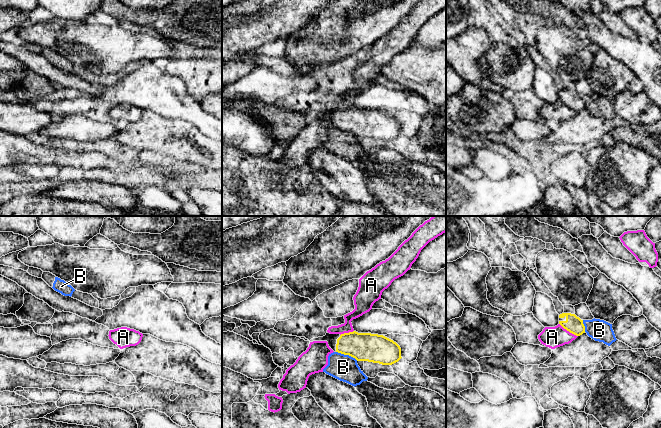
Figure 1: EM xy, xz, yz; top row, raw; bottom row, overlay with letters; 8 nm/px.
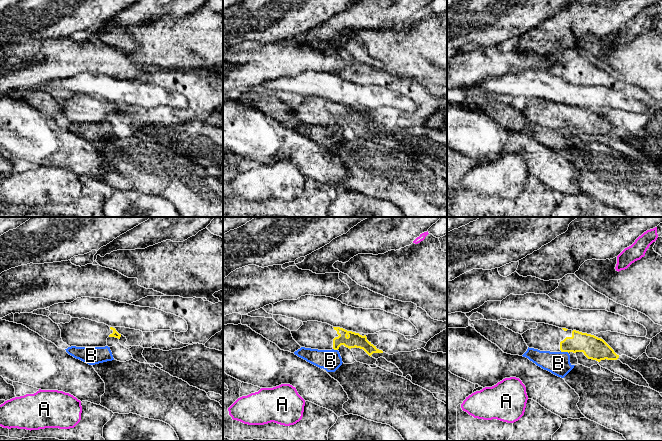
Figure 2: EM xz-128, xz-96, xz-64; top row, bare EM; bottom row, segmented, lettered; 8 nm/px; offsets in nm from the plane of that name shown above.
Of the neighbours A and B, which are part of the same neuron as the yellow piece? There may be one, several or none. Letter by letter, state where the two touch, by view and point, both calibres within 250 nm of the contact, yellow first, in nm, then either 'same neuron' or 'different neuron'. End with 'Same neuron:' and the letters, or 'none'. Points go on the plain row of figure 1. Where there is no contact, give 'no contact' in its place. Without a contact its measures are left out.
A: contact yz (568, 106); calibres 140 and 170 nm; different neuron
B: contact xz (347, 130); calibres 220 and 200 nm; different neuron
Same neuron: none

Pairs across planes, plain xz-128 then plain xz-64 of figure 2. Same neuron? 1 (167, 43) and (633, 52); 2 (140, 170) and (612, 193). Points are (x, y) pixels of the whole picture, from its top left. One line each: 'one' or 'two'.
1: one
2: one

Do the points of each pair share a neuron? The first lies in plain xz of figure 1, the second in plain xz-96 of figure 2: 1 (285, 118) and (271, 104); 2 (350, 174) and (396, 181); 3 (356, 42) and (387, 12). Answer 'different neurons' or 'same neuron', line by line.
1: same neuron
2: different neurons
3: same neuron

